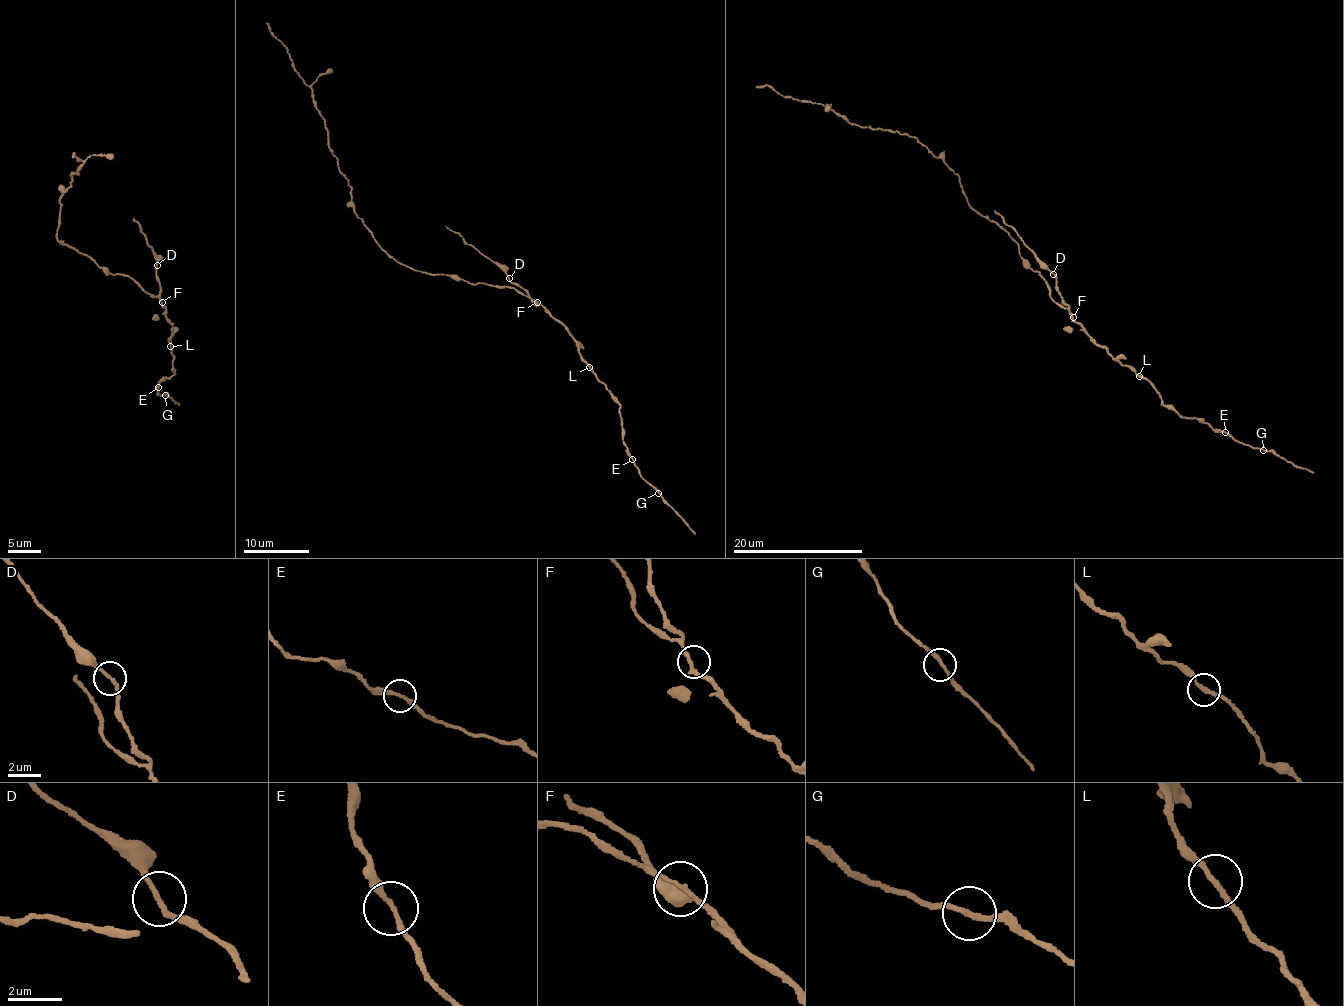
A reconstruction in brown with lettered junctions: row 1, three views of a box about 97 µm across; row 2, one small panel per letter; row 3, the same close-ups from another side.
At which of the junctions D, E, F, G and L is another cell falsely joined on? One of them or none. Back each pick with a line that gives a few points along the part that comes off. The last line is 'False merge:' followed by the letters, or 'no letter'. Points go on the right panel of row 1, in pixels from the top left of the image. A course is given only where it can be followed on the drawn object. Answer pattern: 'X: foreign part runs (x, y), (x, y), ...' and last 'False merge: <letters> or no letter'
False merge: no letter

